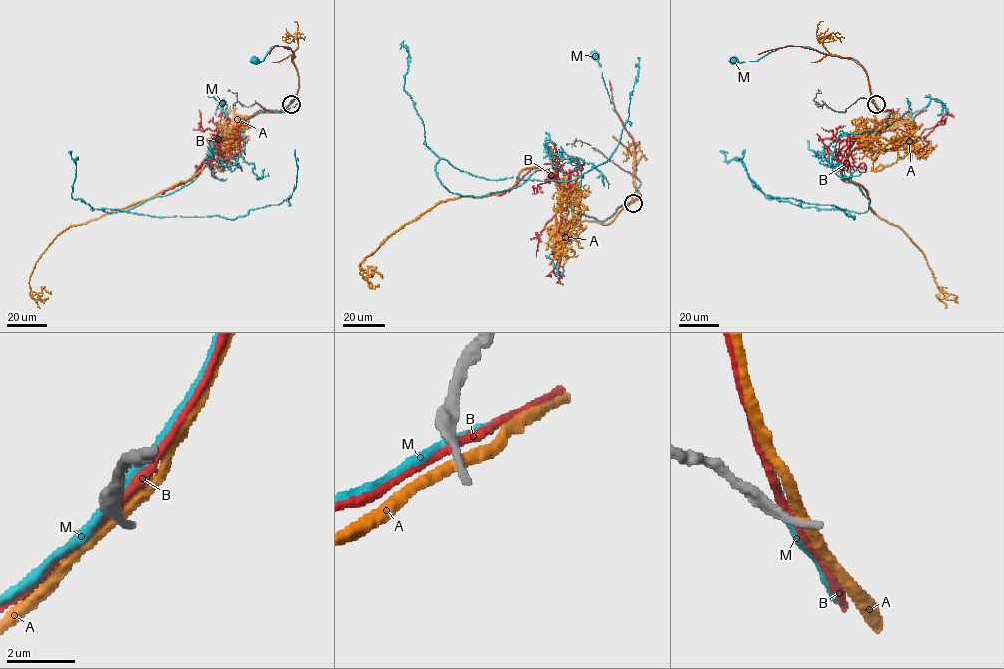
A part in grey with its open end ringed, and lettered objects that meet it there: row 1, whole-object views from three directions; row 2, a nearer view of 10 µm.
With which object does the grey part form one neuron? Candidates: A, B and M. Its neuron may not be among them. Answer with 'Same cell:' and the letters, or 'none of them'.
Same cell: none of them

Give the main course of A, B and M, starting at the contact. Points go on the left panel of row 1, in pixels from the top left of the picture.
A: (291, 103), (239, 122), (229, 146), (195, 175), (60, 233), (29, 281), (31, 296), (44, 302), (48, 297)
B: (291, 102), (279, 111), (258, 110), (225, 135), (223, 149), (217, 149), (220, 114), (224, 117)
M: (290, 102), (298, 86), (294, 54), (289, 47), (273, 46), (263, 61), (255, 60)

